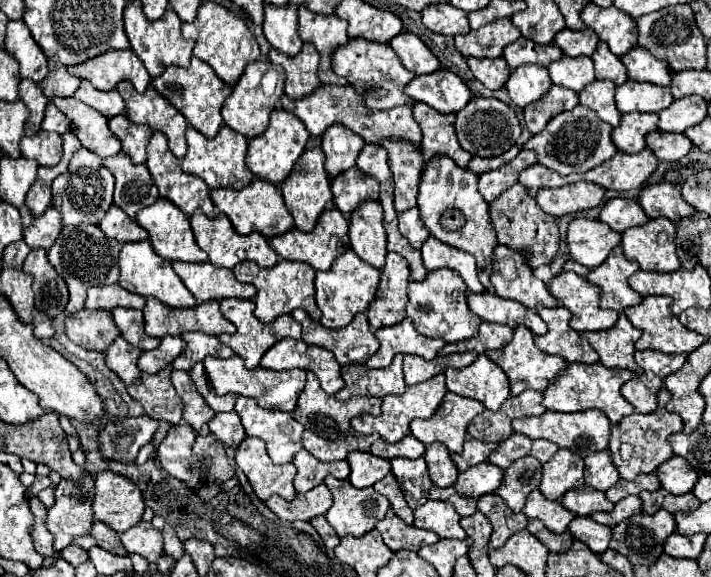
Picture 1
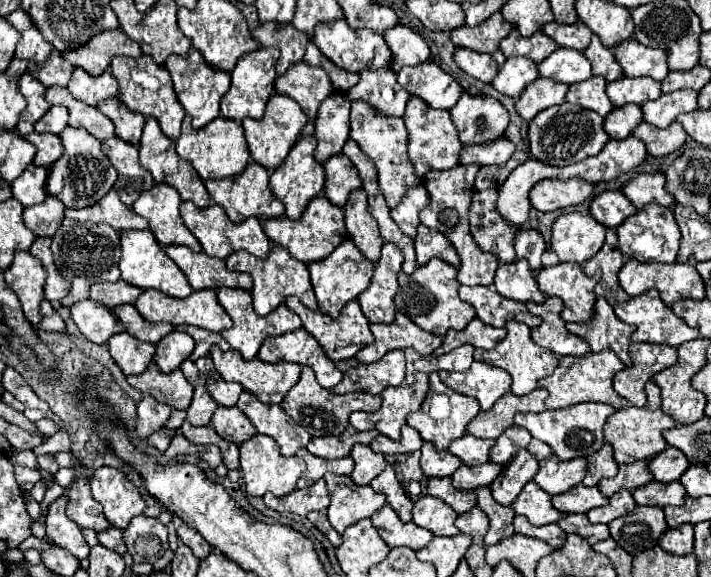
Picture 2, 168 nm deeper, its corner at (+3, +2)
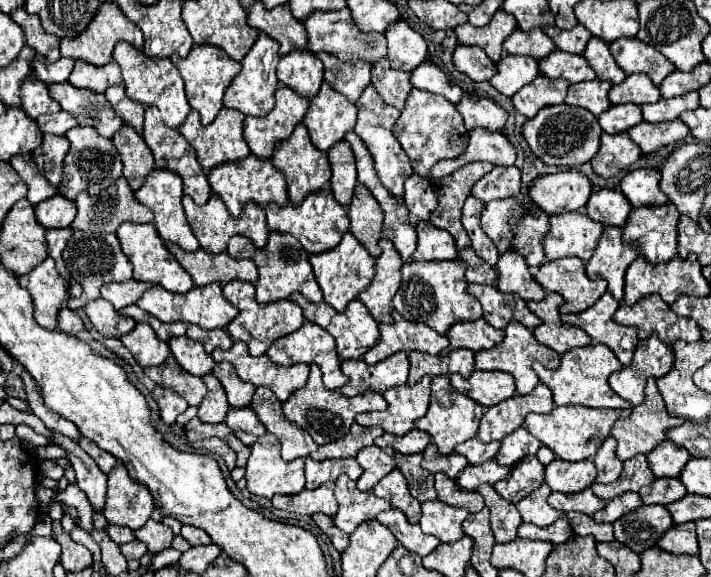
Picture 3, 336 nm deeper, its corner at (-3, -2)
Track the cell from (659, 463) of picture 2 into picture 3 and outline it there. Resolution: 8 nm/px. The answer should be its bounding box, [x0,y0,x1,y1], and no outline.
[648,439,690,477]

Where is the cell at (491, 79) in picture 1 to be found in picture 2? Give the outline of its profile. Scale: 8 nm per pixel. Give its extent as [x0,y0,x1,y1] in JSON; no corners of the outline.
[454,47,498,83]

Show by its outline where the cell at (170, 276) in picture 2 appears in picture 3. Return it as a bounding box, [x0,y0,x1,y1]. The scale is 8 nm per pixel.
[118,223,194,293]

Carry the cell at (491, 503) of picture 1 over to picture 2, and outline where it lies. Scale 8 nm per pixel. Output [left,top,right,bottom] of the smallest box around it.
[476,487,514,545]

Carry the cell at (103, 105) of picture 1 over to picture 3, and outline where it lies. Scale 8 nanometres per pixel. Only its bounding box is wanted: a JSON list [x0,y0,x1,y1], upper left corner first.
[70,61,122,93]

